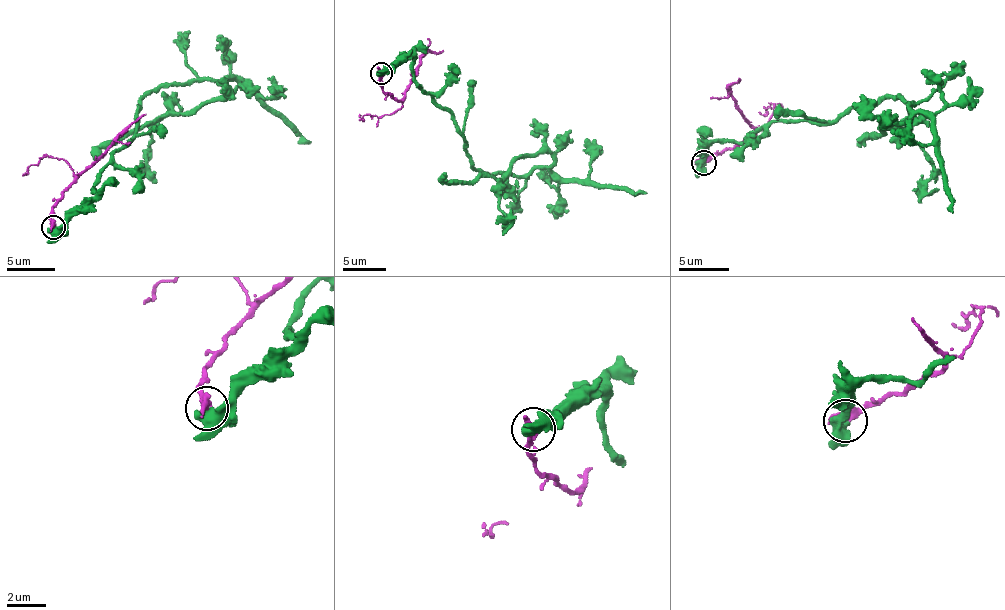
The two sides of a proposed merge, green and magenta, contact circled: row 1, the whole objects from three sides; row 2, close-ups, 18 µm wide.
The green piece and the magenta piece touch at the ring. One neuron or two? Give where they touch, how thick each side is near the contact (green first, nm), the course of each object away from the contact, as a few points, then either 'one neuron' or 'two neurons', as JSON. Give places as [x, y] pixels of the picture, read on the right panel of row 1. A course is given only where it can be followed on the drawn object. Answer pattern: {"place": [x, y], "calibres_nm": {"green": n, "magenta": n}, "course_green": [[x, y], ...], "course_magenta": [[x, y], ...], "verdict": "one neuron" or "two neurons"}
{"place": [703, 162], "calibres_nm": {"green": 650, "magenta": 440}, "course_green": [[704, 162], [710, 142], [897, 95], [914, 107], [881, 125], [932, 166], [920, 203]], "course_magenta": [[704, 162], [752, 135], [754, 129], [731, 94], [739, 79]], "verdict": "two neurons"}

